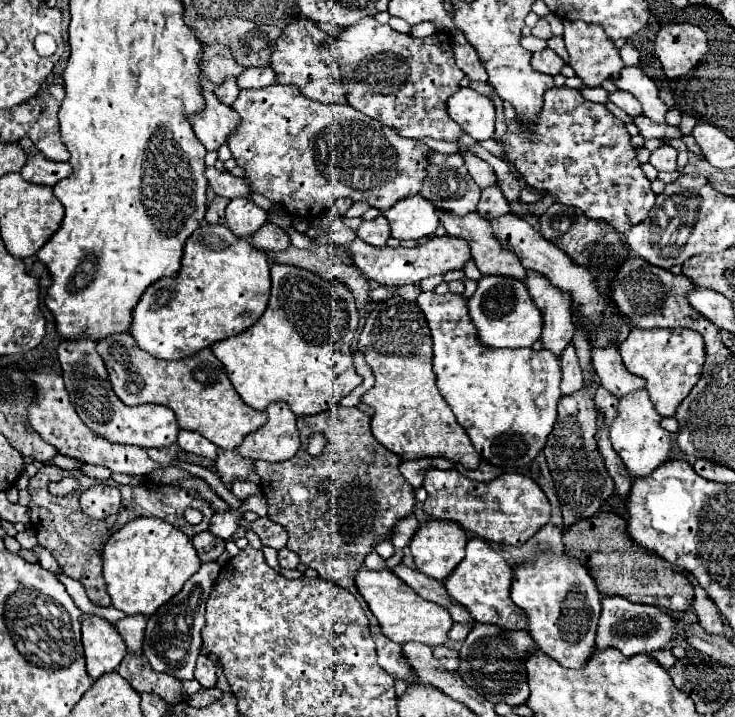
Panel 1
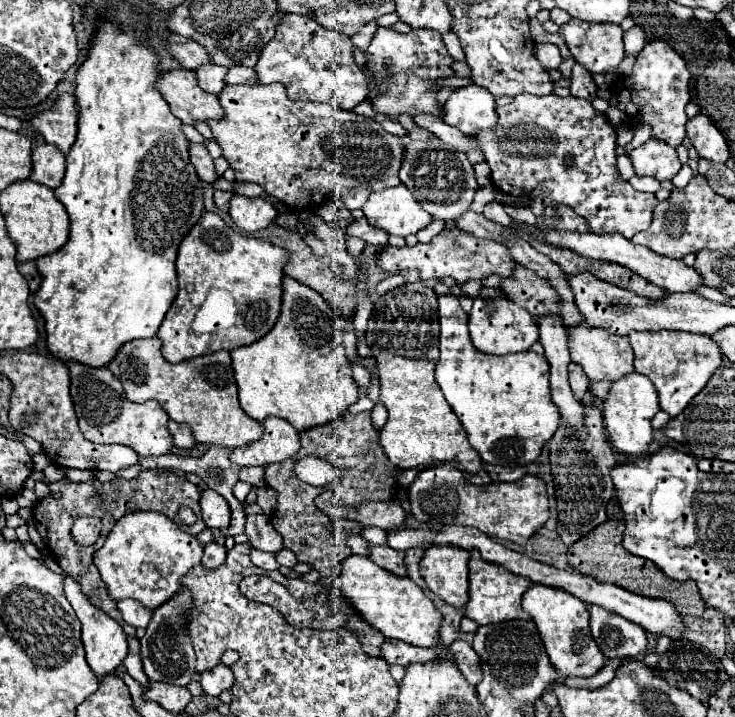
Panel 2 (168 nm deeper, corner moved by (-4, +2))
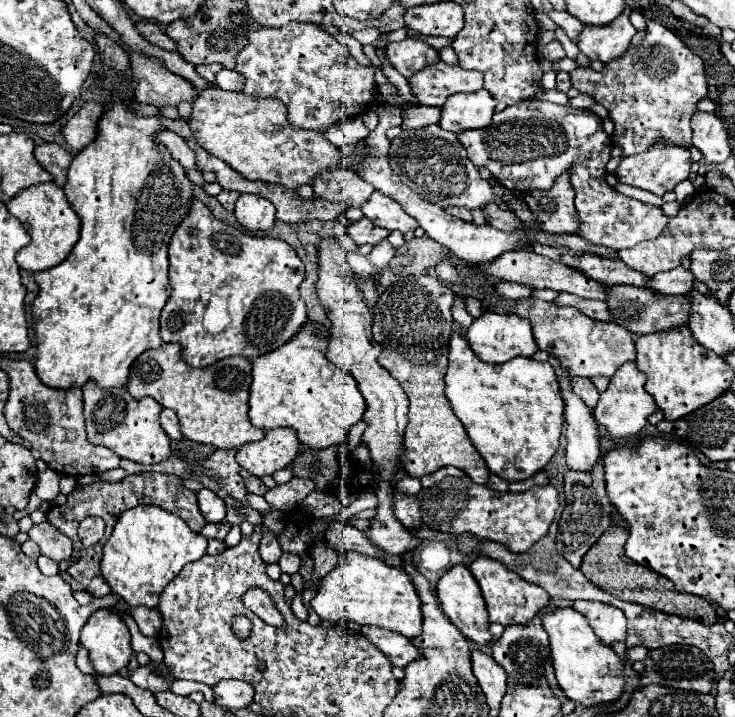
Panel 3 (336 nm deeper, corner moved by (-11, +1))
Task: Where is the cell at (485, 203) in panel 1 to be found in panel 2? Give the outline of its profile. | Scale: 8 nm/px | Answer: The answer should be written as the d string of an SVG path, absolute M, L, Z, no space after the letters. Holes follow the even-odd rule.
M499 202L487 204L485 210L483 210L483 216L485 216L487 220L493 220L493 222L503 224L503 226L509 226L509 224L511 224L511 218L509 218L509 214L505 212L505 206L499 204Z

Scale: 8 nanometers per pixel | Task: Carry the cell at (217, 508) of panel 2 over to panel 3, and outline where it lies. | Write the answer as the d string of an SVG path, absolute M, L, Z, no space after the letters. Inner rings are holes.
M200 489L196 493L196 497L198 497L198 507L200 507L200 511L208 523L222 523L224 521L226 507L218 495L212 495L212 491Z

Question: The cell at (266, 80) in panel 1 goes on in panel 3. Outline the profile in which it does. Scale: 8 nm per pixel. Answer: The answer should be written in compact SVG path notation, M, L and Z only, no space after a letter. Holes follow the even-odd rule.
M222 69L216 79L214 79L216 87L224 89L224 91L242 91L244 87L244 77L232 69Z

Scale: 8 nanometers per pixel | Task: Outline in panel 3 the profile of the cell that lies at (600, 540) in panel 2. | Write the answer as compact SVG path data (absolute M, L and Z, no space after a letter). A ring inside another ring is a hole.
M612 527L610 531L606 531L596 541L596 545L584 555L584 561L582 561L582 567L580 567L584 577L588 577L596 587L600 587L600 589L624 599L624 601L632 601L632 603L638 603L638 605L652 607L656 611L666 611L666 613L672 613L672 615L688 617L688 619L700 621L704 625L712 625L712 623L718 621L716 609L706 599L700 599L698 595L690 595L690 593L678 593L666 577L658 575L656 571L652 571L648 567L642 567L642 565L630 561L624 555L626 539L628 539L628 531L622 529L622 527Z

